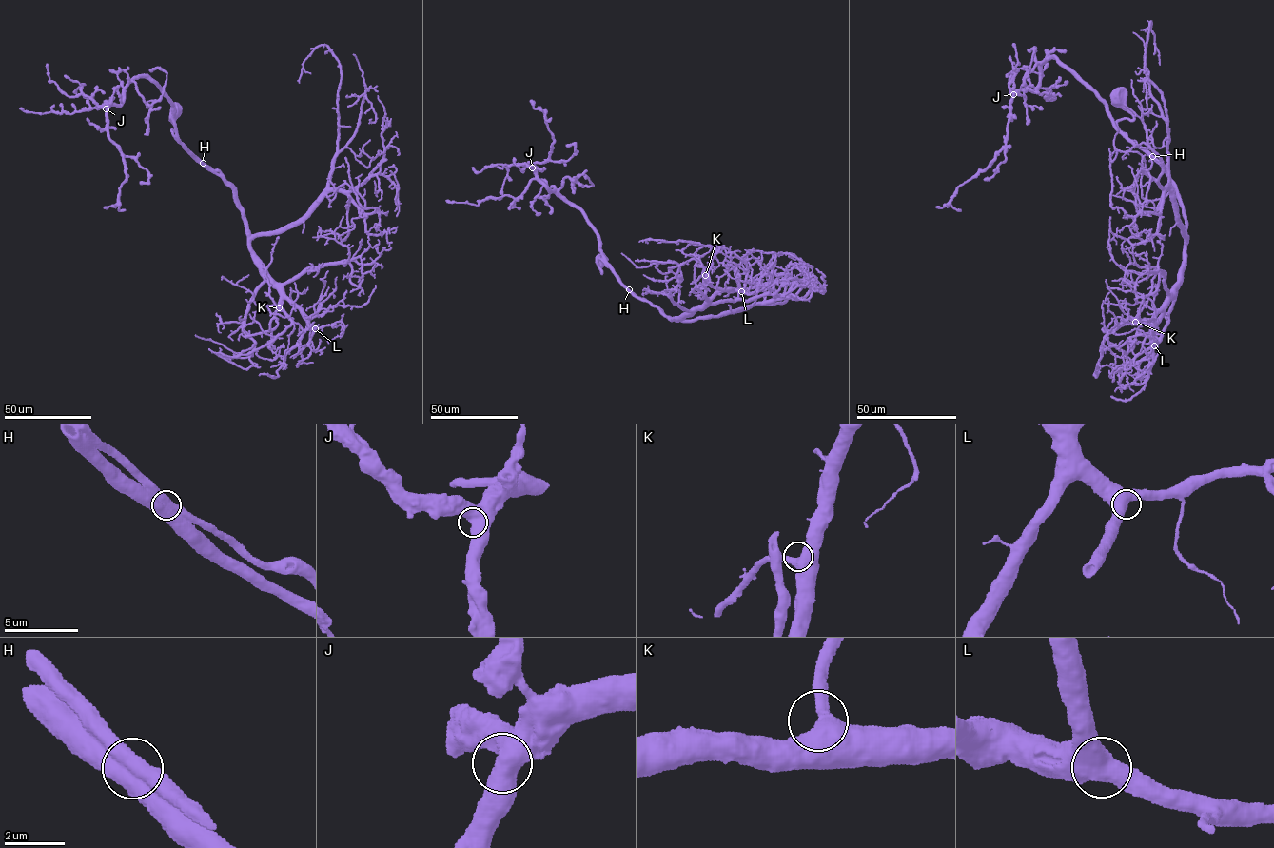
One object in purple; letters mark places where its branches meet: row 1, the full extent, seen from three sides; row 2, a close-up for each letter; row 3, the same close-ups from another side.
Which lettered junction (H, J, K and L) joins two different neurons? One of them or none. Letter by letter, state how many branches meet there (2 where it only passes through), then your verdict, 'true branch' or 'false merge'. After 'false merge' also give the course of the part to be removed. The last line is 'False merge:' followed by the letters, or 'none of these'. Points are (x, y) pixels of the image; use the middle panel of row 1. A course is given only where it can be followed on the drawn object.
H: branches 2; true branch
J: branches 2; true branch
K: branches 2; true branch
L: branches 2; true branch
False merge: none of these

